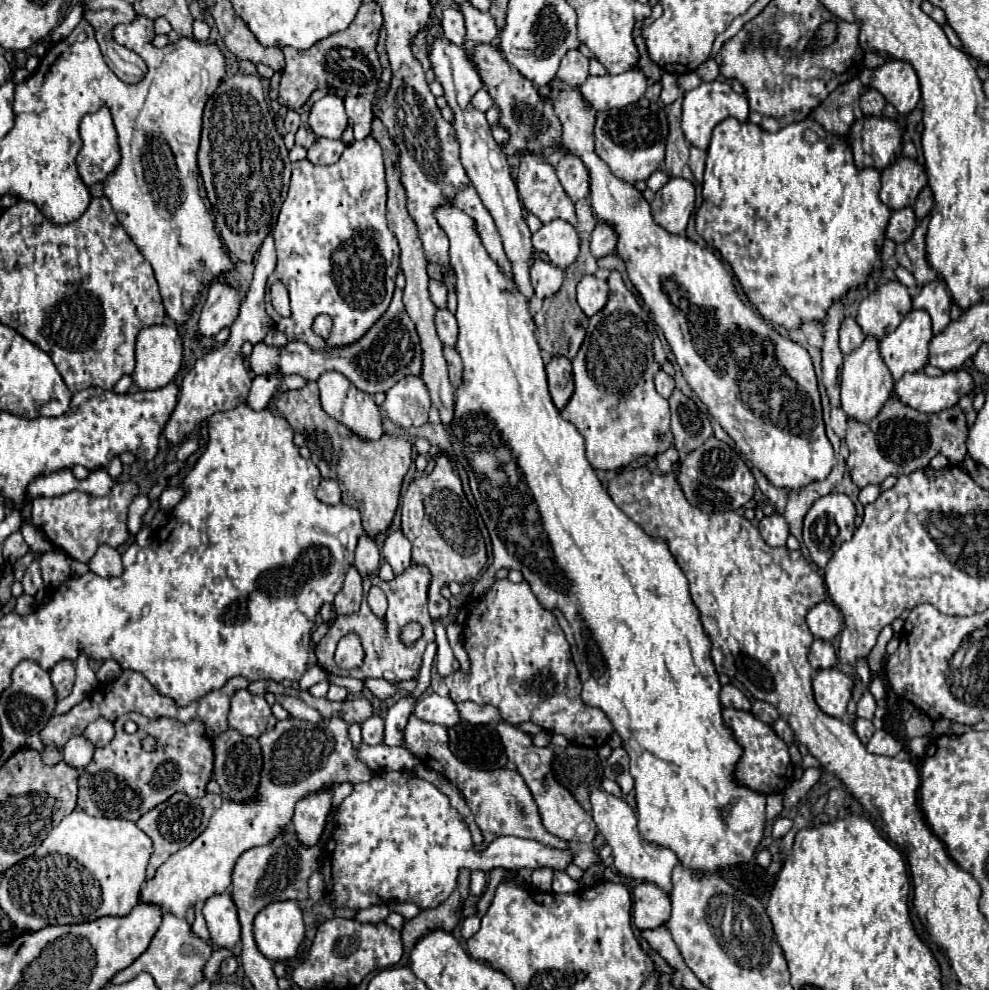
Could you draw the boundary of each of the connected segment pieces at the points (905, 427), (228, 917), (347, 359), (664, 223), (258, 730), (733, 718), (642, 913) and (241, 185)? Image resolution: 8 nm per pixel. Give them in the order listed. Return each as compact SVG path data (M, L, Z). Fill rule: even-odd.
M889 397L873 421L859 423L855 419L847 419L845 443L851 453L847 467L853 483L863 489L865 485L879 485L889 475L899 477L925 469L937 453L943 453L951 465L961 465L967 457L965 439L967 417L959 405L943 409L935 415L927 415L903 405L895 397Z
M229 893L209 897L203 907L203 917L207 921L207 929L211 933L213 945L225 949L233 949L237 945L241 927L237 921L237 909Z
M395 289L393 301L389 309L383 313L383 317L355 343L345 345L345 347L331 347L313 351L307 343L301 341L291 341L285 347L271 347L265 343L257 343L255 351L251 353L251 369L255 375L271 373L271 369L279 369L281 377L287 375L303 375L309 381L315 381L323 371L339 371L343 373L357 389L375 395L379 391L387 391L397 383L399 379L407 375L419 375L421 373L421 347L419 347L419 337L415 331L415 323L405 311L405 305L401 301L403 291ZM379 373L379 379L377 379Z
M669 179L669 183L655 193L655 201L651 203L651 213L655 223L673 235L685 233L693 209L695 209L695 187L687 179Z
M247 689L235 691L231 697L231 711L229 711L229 727L237 729L243 735L259 737L269 731L277 719L273 717L267 701L259 695L249 693Z
M725 709L723 723L731 729L735 741L743 749L743 753L735 765L735 781L739 781L739 785L747 785L749 789L755 789L757 793L763 793L763 795L783 793L793 783L793 765L791 765L785 741L781 737L777 737L777 733L769 725L761 723L747 711Z
M641 883L633 891L633 923L639 931L665 925L671 915L669 895L655 883Z
M233 75L223 79L207 99L203 111L199 171L221 239L231 255L243 263L251 263L255 253L259 253L259 245L263 245L263 239L271 235L275 227L291 179L289 151L277 131L259 77Z

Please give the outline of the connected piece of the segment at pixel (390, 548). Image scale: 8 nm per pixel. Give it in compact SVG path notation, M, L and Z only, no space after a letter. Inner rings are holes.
M401 529L389 531L385 545L383 545L383 557L393 567L395 575L403 573L411 565L411 541L405 537Z

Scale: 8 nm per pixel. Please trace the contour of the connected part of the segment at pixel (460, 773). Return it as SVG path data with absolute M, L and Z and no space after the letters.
M411 713L409 723L405 727L405 747L423 761L425 767L441 773L445 779L449 779L463 795L463 799L467 801L477 827L483 833L483 843L477 845L479 851L483 851L491 841L495 841L497 837L505 837L505 835L513 835L513 837L523 837L523 839L535 839L543 845L549 847L557 847L557 849L565 849L569 843L551 835L549 831L545 831L537 805L531 797L529 787L525 785L523 777L515 771L503 771L503 769L495 769L495 771L473 771L469 769L465 763L461 763L451 751L449 751L449 741L447 741L447 729L443 725L435 725L429 721L419 721L419 717L415 717L415 713Z

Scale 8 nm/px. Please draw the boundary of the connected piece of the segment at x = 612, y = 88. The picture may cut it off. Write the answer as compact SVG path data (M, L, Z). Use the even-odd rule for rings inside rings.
M631 69L619 75L605 75L605 77L589 77L581 87L583 99L595 111L603 109L623 109L639 97L643 97L647 89L647 79L639 69Z

